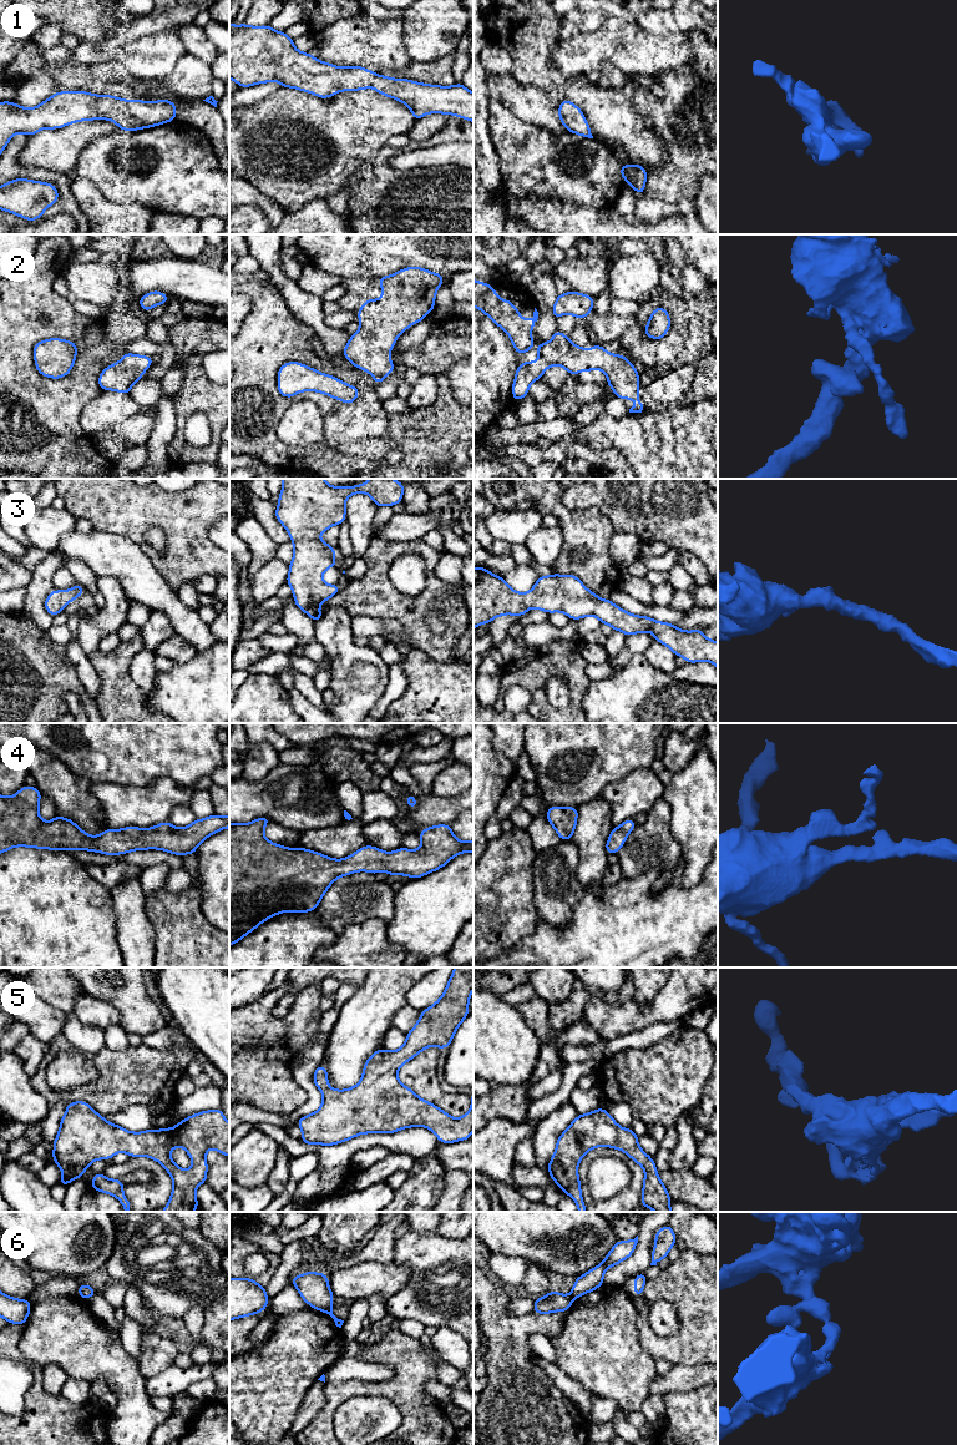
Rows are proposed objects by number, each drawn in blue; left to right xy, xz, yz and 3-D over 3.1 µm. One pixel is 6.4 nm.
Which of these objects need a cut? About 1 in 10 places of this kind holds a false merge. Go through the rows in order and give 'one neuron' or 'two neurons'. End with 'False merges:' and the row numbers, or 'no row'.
1: one neuron
2: one neuron
3: one neuron
4: one neuron
5: one neuron
6: two neurons
False merges: 6

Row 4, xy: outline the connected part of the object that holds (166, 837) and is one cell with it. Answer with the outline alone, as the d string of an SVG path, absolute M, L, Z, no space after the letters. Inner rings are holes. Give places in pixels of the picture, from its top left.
M27 785L12 797L0 795L0 854L15 847L29 847L51 850L82 849L107 855L160 849L186 855L194 854L198 845L209 835L229 828L229 815L213 814L196 819L184 828L176 828L164 822L146 829L108 828L92 837L71 819L57 814L52 820L44 822L39 814L40 799L40 790Z

